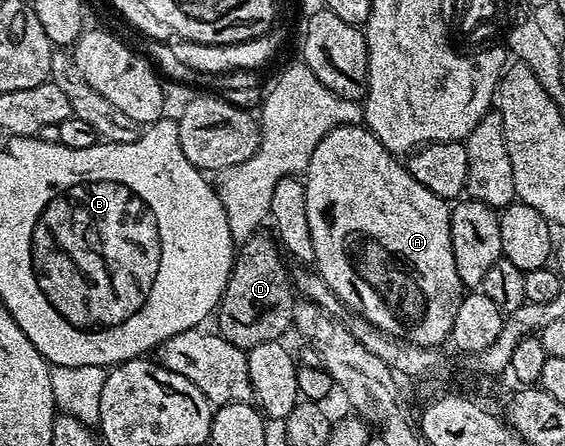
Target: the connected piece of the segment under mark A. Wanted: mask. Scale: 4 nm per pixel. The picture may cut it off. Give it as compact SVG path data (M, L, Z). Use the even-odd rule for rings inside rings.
M345 123L332 129L332 133L328 133L328 137L324 137L320 145L316 145L316 150L312 152L304 172L304 182L308 201L308 227L312 229L313 266L318 274L324 277L324 281L328 281L332 293L336 293L343 308L349 309L353 314L362 315L374 328L394 339L403 339L406 343L415 343L421 347L441 348L441 343L450 339L450 330L456 321L456 309L460 309L460 301L464 294L460 273L456 273L456 257L452 257L451 204L447 200L436 197L432 189L420 185L420 181L412 177L412 173L399 156L389 151L370 132L369 127L357 123Z

